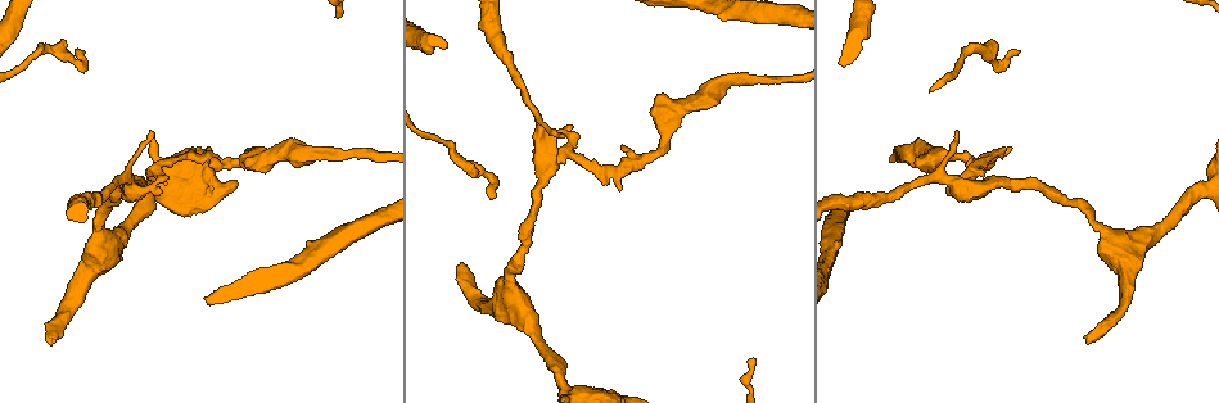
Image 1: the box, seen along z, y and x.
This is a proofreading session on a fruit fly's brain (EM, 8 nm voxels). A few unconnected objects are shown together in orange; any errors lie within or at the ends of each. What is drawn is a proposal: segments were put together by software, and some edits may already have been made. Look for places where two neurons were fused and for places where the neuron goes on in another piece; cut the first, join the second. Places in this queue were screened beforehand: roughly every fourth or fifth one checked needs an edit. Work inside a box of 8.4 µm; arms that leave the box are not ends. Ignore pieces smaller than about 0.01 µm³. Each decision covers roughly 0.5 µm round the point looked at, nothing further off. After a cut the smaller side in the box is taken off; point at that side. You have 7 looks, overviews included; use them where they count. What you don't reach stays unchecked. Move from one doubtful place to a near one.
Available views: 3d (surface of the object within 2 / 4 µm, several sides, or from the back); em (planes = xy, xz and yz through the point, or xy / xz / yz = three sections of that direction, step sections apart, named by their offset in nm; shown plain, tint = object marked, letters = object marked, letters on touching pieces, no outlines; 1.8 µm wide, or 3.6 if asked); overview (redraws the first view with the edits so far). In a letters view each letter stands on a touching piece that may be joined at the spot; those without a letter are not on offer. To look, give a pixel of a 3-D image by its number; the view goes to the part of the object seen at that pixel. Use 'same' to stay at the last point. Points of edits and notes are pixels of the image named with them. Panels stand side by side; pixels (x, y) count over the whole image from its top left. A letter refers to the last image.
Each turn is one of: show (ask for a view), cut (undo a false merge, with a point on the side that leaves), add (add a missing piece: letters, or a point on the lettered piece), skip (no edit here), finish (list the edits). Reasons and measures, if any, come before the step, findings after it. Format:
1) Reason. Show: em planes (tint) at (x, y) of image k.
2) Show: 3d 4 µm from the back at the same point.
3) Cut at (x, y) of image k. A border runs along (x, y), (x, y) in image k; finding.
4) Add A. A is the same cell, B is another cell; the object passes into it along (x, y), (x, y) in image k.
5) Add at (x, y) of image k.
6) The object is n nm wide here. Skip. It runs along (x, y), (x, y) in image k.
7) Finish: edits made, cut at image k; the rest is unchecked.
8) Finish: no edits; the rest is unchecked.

Sharp bend. Show: em xy step 4 (tint) at (488, 175) of image 1.

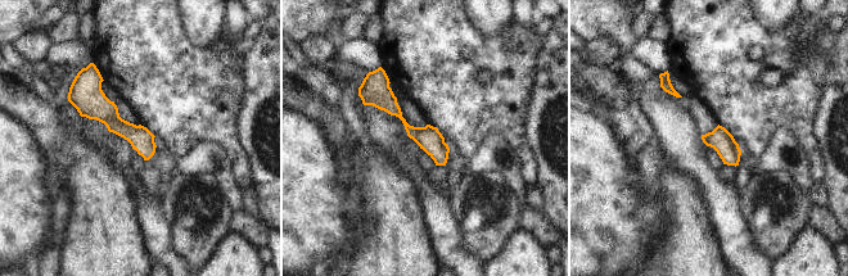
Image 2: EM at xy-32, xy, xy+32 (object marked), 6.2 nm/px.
Show: em planes (letters) at the same point.

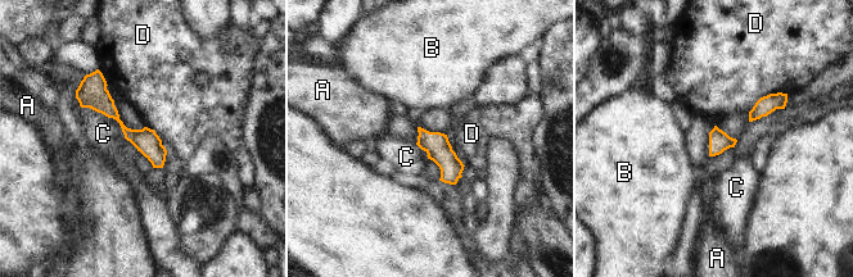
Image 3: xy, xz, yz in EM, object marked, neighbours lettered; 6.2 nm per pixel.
Skip. A, B, C and D are other cells; one neuron here.

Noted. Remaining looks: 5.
Free end. Show: 3d 4 µm at (1011, 150) of image 1.

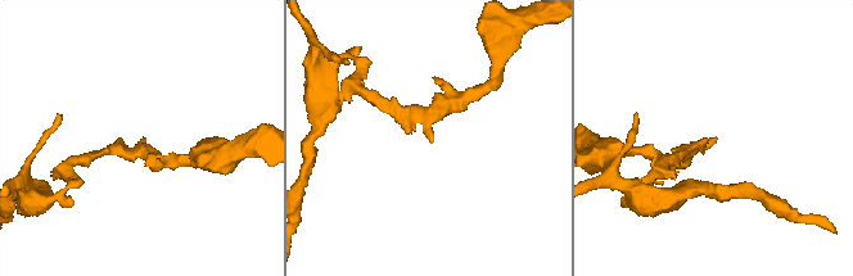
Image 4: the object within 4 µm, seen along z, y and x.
Show: em planes (letters) at (715, 140) of image 4.

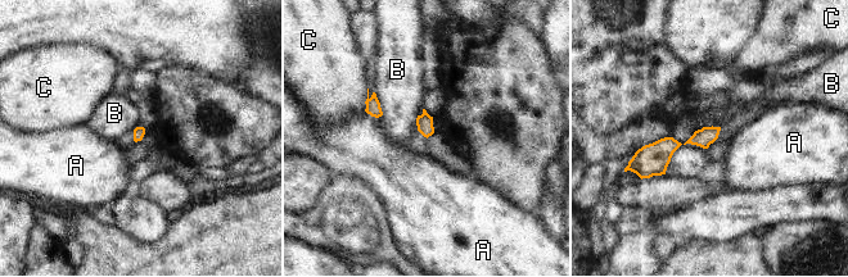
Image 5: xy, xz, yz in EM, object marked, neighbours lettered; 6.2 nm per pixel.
Skip. A, B and C are other cells; a border runs along (374, 92), (382, 112), (378, 118) in image 5; no lettered piece goes on from it.

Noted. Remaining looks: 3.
Show: em planes (letters) at (459, 264) of image 1.

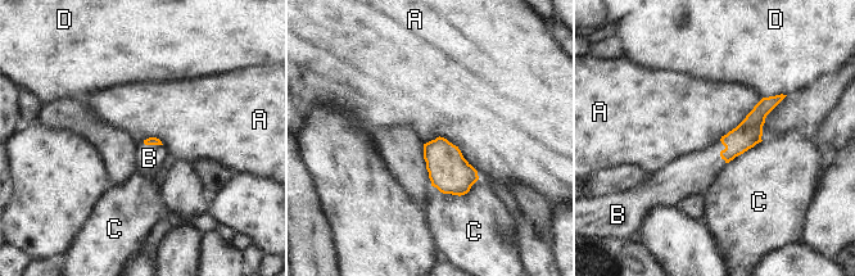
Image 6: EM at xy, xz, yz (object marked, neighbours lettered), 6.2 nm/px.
Add B. B is the same cell, A, C and D are other cells; the object passes into it along (747, 134), (720, 152), (693, 173) in image 6; it goes on there.

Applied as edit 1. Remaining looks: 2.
Finish: edits made, add at image 6; the rest is unchecked.

